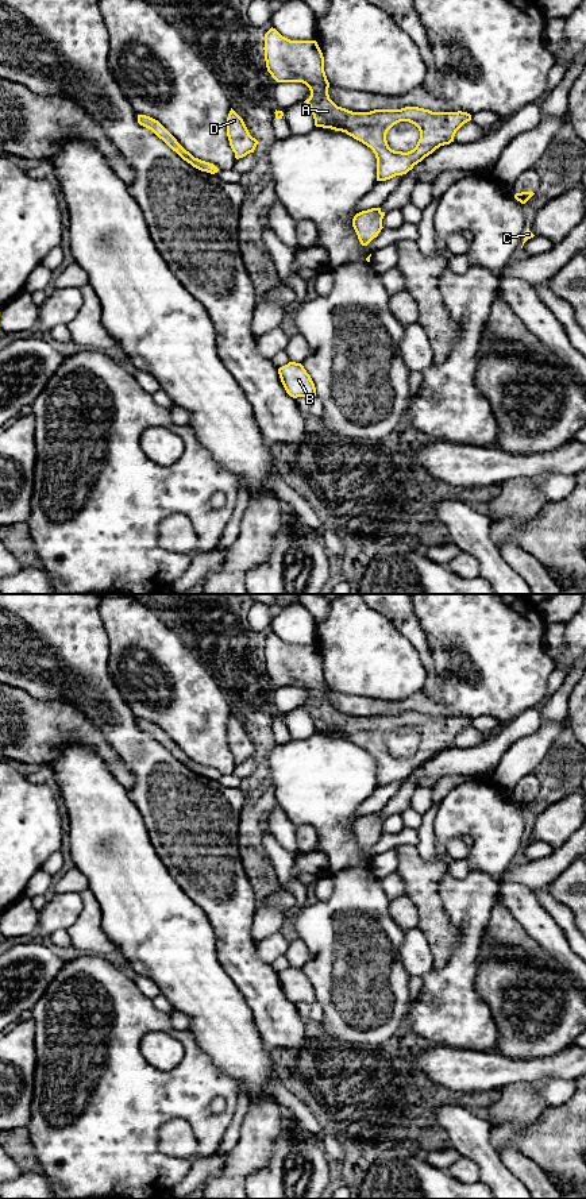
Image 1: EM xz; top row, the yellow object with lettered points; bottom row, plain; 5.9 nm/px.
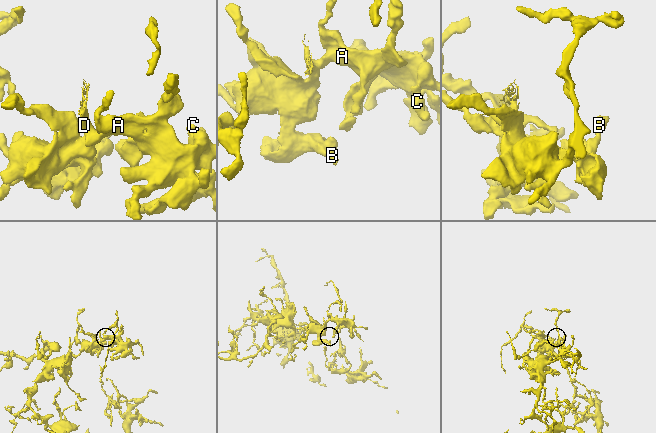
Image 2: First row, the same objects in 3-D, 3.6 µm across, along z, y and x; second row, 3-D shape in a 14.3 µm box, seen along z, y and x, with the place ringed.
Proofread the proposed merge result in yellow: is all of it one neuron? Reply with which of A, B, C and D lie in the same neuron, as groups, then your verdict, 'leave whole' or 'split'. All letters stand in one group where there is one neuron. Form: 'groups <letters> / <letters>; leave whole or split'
groups A B C D; leave whole

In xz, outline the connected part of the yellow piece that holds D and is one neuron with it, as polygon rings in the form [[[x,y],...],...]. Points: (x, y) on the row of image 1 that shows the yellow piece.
[[[232,108],[227,117],[227,136],[236,159],[254,153],[259,143],[250,135],[243,119]]]

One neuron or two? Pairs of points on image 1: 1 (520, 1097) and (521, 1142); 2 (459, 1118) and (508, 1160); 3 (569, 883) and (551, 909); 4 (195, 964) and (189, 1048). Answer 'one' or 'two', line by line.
1: two
2: two
3: two
4: two

